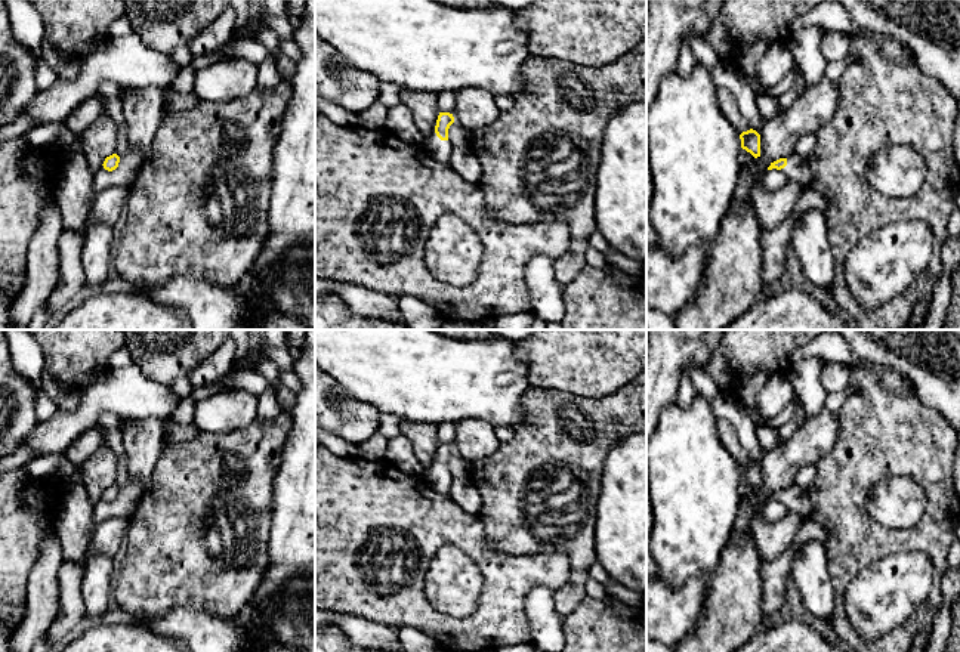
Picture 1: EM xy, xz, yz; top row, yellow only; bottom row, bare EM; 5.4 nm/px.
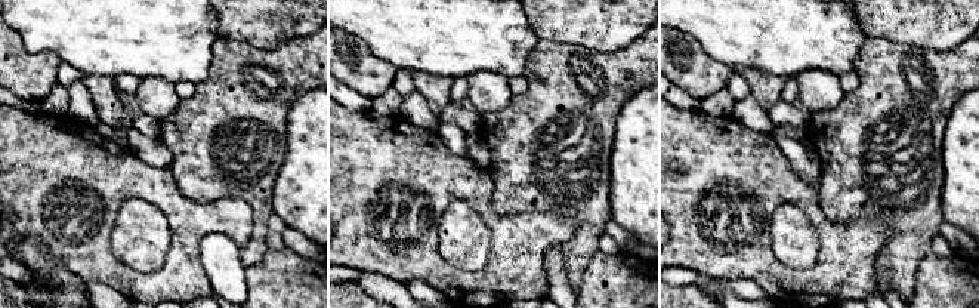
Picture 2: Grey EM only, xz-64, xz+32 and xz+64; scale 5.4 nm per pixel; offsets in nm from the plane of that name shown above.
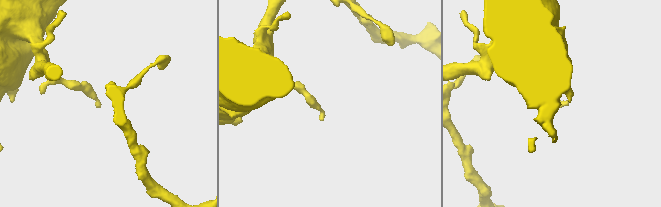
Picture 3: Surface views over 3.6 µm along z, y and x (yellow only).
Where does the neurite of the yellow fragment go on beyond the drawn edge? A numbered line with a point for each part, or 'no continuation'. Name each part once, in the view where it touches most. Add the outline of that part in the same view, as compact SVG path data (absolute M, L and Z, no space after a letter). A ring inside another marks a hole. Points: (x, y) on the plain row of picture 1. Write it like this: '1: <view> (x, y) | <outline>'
1: xz (440, 481) | M436 464L426 467L423 473L423 480L430 485L430 488L444 498L450 498L450 489L453 483L453 476L450 472L441 472Z

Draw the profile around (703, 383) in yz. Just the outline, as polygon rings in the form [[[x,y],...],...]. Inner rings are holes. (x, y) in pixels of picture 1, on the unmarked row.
[[[700,365],[691,371],[691,381],[697,392],[697,395],[706,398],[707,401],[713,401],[720,390],[711,376],[706,371],[704,365]]]

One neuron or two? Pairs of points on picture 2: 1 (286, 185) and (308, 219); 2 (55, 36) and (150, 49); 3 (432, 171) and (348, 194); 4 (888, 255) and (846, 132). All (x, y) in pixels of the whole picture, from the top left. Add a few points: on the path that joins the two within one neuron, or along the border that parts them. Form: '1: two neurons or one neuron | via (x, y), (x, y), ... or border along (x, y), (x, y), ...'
1: one neuron | via (295, 194), (308, 211)
2: one neuron | via (79, 36), (126, 37)
3: one neuron | via (411, 178), (368, 179)
4: one neuron | via (902, 224), (902, 187), (877, 162)

